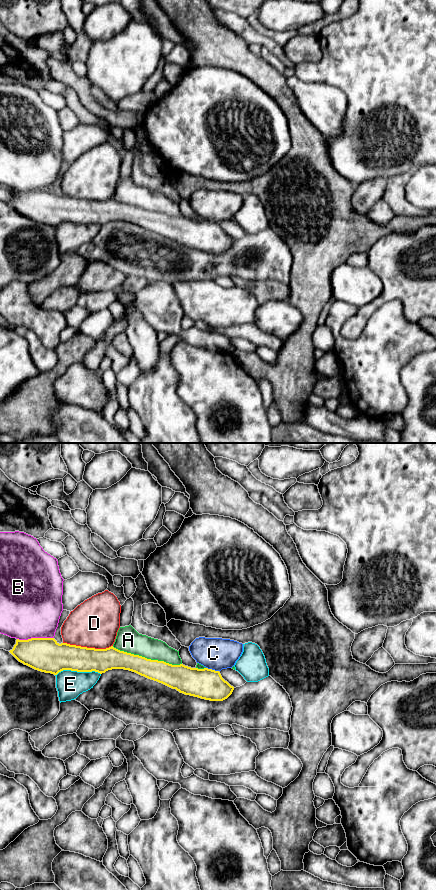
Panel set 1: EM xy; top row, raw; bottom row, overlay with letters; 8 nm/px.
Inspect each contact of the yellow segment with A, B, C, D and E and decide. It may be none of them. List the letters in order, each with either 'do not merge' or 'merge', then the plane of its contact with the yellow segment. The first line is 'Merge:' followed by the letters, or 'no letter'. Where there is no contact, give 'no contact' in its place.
Merge: no letter
A: do not merge; contact in xy
B: do not merge; contact in xy
C: do not merge; contact in xy
D: do not merge; contact in xy
E: do not merge; contact in xy

